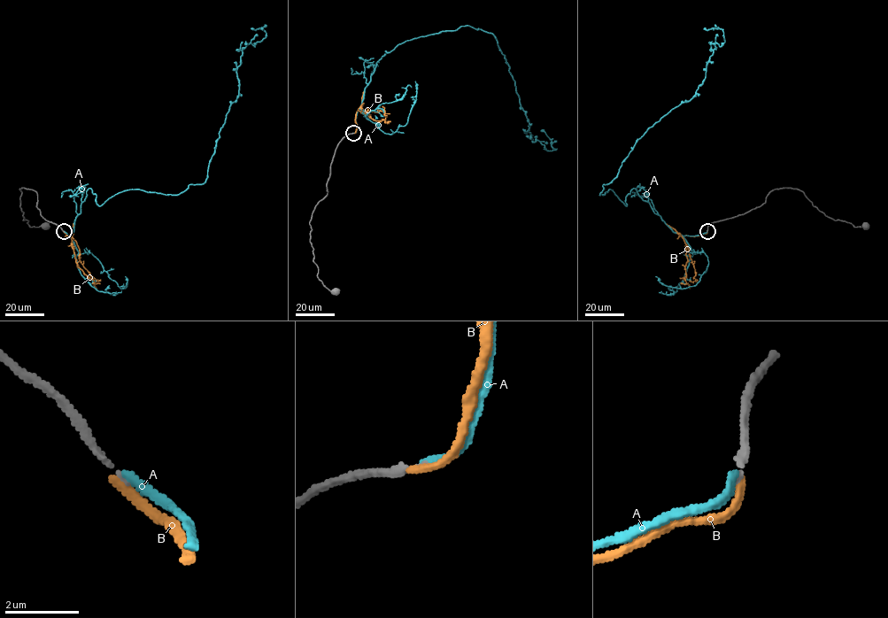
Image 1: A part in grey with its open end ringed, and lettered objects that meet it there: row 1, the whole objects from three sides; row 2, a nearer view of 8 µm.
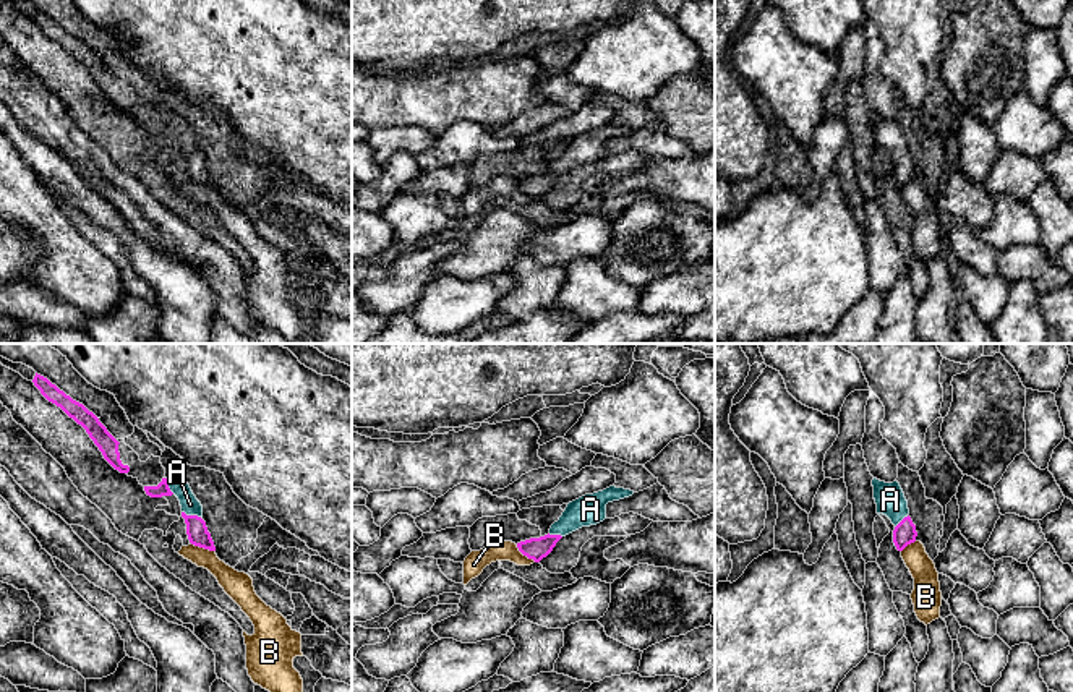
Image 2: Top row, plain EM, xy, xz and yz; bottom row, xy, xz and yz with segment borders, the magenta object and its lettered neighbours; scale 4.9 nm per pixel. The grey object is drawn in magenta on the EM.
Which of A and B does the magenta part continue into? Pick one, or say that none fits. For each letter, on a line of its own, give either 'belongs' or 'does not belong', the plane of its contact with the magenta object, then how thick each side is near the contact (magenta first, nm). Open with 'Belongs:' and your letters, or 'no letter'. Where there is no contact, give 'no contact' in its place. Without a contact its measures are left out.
Belongs: A
A: belongs; contact in xy; calibres 110 and 90 nm
B: does not belong; contact in xy; calibres 110 and 130 nm

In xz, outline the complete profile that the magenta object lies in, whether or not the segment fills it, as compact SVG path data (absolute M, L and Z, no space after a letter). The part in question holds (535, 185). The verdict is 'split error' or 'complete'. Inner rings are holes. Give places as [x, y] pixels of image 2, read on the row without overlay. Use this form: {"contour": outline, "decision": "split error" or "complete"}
{"contour": "M609 123L593 131L585 131L567 141L559 157L551 162L548 172L520 178L517 180L517 185L528 196L540 199L553 188L562 173L582 164L603 159L606 156L608 139L619 138L632 131L634 128L616 123Z", "decision": "split error"}

